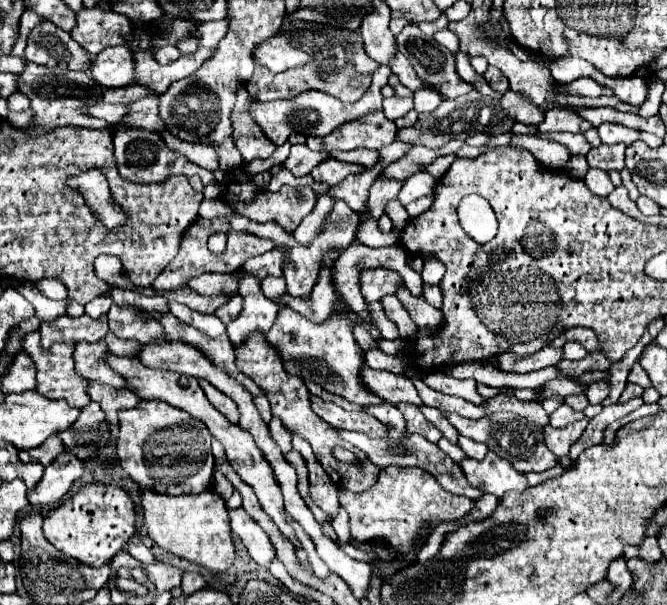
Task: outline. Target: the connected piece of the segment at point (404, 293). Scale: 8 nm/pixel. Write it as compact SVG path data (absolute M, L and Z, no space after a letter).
M402 286L396 296L402 302L402 306L410 312L410 316L418 328L436 330L442 326L442 312L438 308L430 306L424 298L414 298L406 286Z

